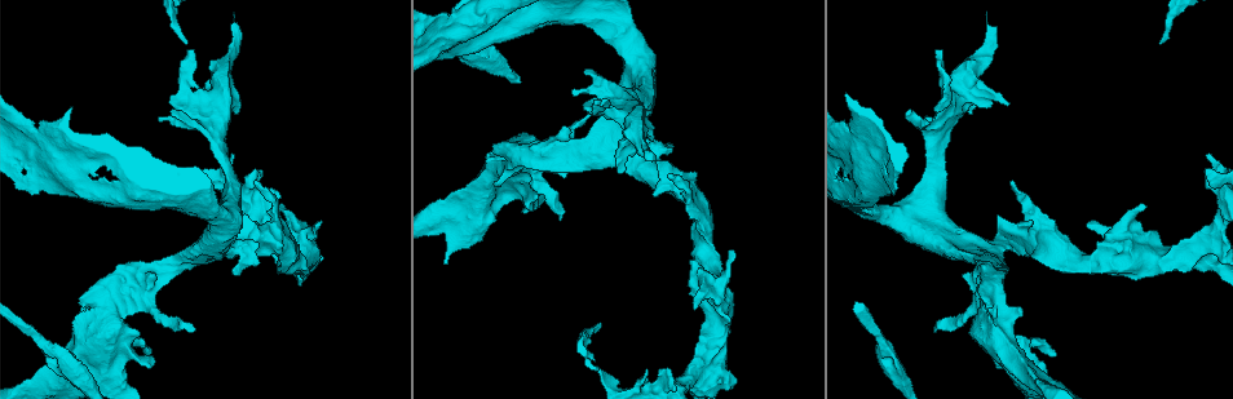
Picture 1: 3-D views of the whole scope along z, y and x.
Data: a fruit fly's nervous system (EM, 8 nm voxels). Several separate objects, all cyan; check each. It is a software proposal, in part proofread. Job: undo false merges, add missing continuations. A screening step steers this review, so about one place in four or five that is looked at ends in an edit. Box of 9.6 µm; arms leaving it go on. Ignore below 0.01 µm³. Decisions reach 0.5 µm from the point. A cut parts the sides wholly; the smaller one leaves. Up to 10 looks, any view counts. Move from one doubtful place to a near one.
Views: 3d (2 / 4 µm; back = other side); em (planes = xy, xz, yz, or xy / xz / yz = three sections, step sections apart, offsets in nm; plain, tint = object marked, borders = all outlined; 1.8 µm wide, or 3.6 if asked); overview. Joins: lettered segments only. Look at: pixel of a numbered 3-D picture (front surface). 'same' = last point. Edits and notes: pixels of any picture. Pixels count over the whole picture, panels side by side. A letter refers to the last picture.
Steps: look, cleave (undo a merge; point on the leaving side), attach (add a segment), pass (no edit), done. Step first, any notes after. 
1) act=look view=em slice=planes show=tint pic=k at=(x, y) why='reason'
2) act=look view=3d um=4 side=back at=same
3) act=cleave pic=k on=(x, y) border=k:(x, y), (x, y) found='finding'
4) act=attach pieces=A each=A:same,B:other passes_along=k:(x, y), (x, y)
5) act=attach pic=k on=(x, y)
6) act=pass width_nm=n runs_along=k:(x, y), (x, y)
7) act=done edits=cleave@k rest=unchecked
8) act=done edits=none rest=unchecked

act=look view=em slice=planes show=tint pic=1 at=(495, 185) why='an open end'

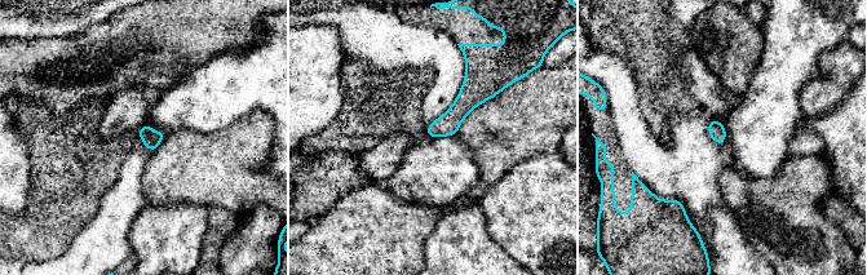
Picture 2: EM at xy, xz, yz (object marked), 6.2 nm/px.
act=look view=em slice=planes show=borders at=same

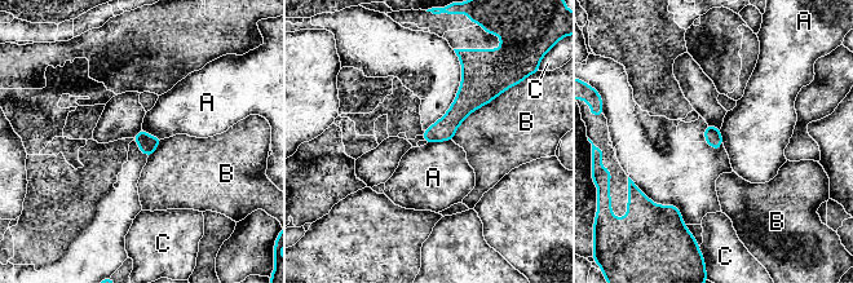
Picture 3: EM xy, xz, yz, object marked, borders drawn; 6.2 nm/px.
act=pass longest_contact=B:460nm each=A:other,B:other,C:other found='no lettered segment goes on from it'

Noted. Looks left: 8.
act=look view=em slice=planes show=tint pic=1 at=(887, 193) why='touches itself'

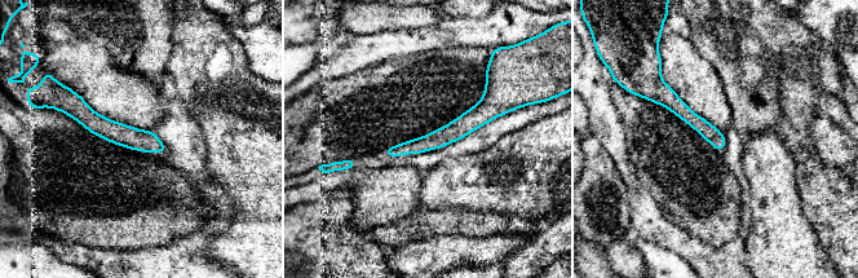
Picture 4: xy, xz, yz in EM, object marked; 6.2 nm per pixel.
act=look view=em slice=planes show=borders at=same

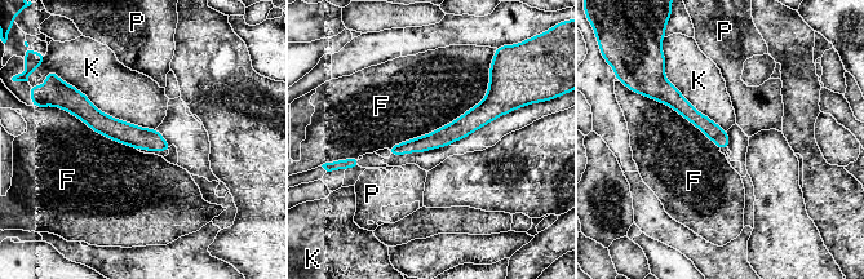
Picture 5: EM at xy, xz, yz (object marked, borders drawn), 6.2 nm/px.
act=pass each=F:other,K:other,P:other runs_along=5:(497, 101), (443, 137), (391, 150) found='one cell here'

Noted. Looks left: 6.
act=look view=3d um=2 side=back pic=1 at=(493, 64)

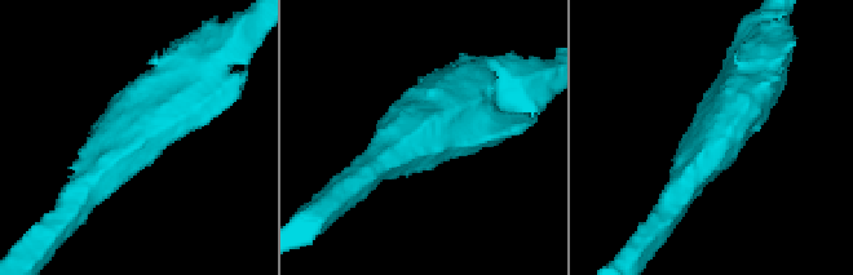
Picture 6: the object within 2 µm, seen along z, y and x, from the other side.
act=look view=em slice=xz step=16 show=tint pic=6 at=(710, 145) arm_widths_nm=220,380

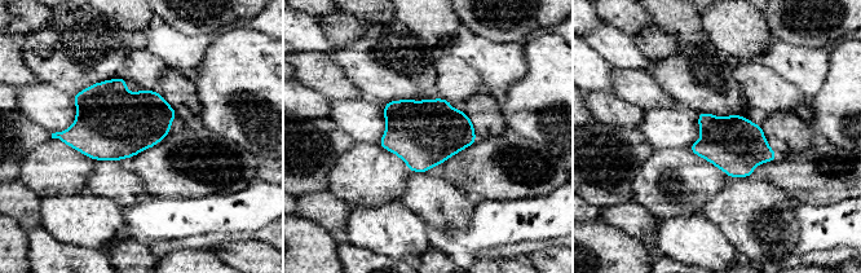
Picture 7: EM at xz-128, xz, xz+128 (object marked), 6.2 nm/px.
act=look view=em slice=planes show=borders at=same why='cut it another way'

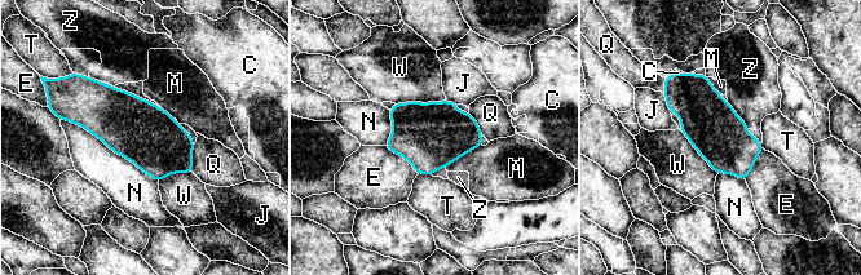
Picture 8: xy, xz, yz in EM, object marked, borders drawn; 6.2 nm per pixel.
act=pass each=C:other,E:other,J:other,M:other,N:other,Q:other,T:other,W:other,Z:other border=8:(728, 101), (733, 111), (749, 128) found='all the same cell'

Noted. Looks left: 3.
act=look view=em slice=yz step=16 show=tint pic=1 at=(189, 121) why='sudden change in width'

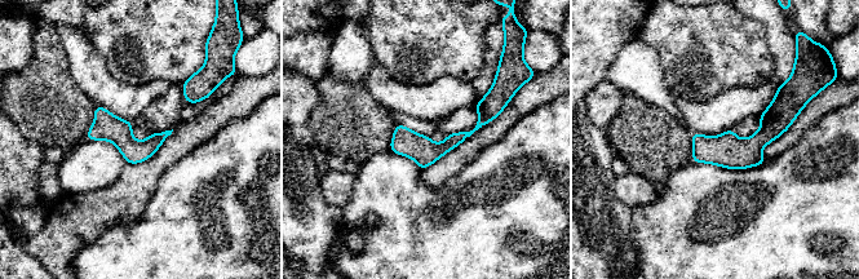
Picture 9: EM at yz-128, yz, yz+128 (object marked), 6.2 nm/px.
act=look view=em slice=planes show=borders at=same why='cut it another way'

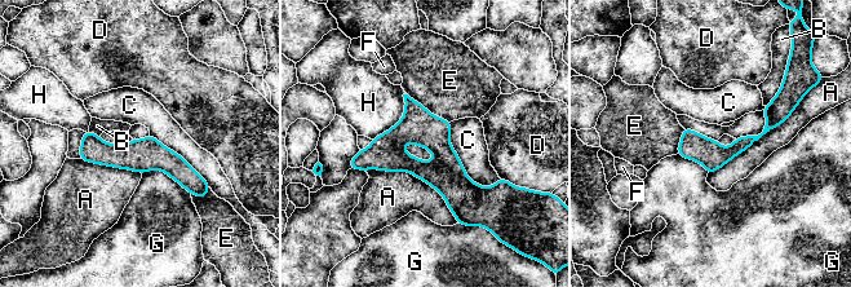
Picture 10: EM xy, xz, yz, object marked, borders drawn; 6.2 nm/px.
act=pass each=A:other,B:other,C:other,D:other,E:other,F:other,G:other,H:other border=10:(781, 84), (778, 93), (765, 106) found='continuous, no second cell'

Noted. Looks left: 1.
act=done edits=none rest=unchecked

